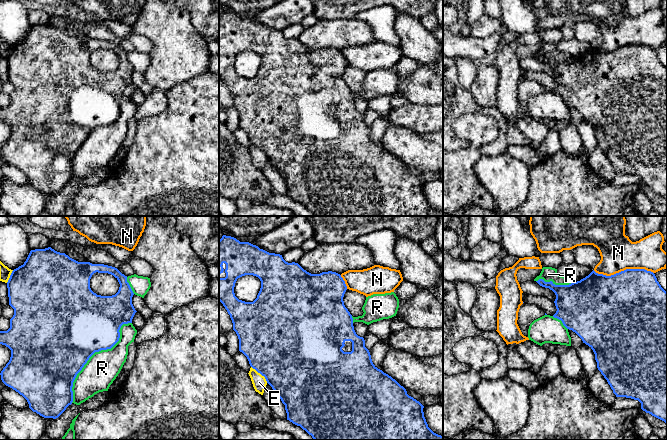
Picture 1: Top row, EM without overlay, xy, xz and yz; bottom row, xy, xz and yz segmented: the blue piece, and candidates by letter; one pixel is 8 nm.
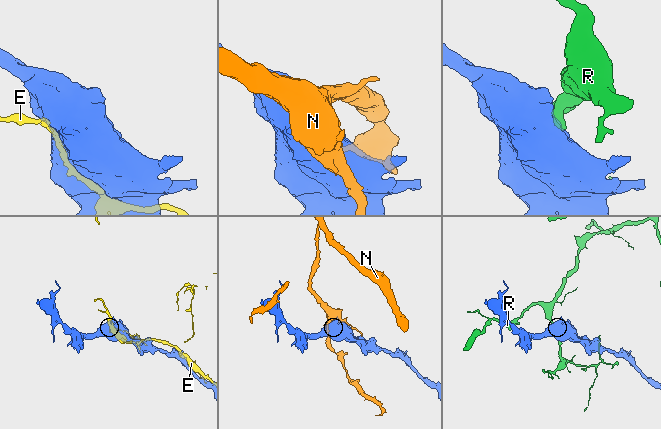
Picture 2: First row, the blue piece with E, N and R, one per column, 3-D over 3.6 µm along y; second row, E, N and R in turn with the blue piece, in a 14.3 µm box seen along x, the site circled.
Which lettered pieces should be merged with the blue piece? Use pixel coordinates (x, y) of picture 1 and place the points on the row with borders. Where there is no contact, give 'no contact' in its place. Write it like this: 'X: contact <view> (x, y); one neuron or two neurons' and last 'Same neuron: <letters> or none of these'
E: contact xz (260, 373); two neurons
N: contact yz (623, 271); two neurons
R: contact xy (93, 353); two neurons
Same neuron: none of these

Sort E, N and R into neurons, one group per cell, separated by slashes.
E / N / R

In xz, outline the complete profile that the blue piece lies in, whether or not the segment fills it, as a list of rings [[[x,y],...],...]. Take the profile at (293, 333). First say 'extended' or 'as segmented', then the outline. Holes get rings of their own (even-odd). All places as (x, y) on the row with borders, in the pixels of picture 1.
extended; [[[223,235],[219,240],[219,301],[223,304],[233,323],[233,330],[239,339],[239,351],[248,359],[250,366],[265,377],[267,383],[285,405],[287,420],[300,426],[314,440],[443,440],[443,436],[434,433],[424,417],[424,406],[407,394],[406,389],[395,379],[372,362],[369,350],[365,347],[365,340],[356,334],[353,318],[344,305],[343,297],[347,290],[345,281],[340,274],[332,271],[320,274],[311,274],[304,270],[298,263],[286,262],[282,255],[269,253],[249,242],[240,242],[234,237]],[[253,275],[260,279],[261,288],[253,302],[239,300],[234,293],[235,283],[238,278]]]

